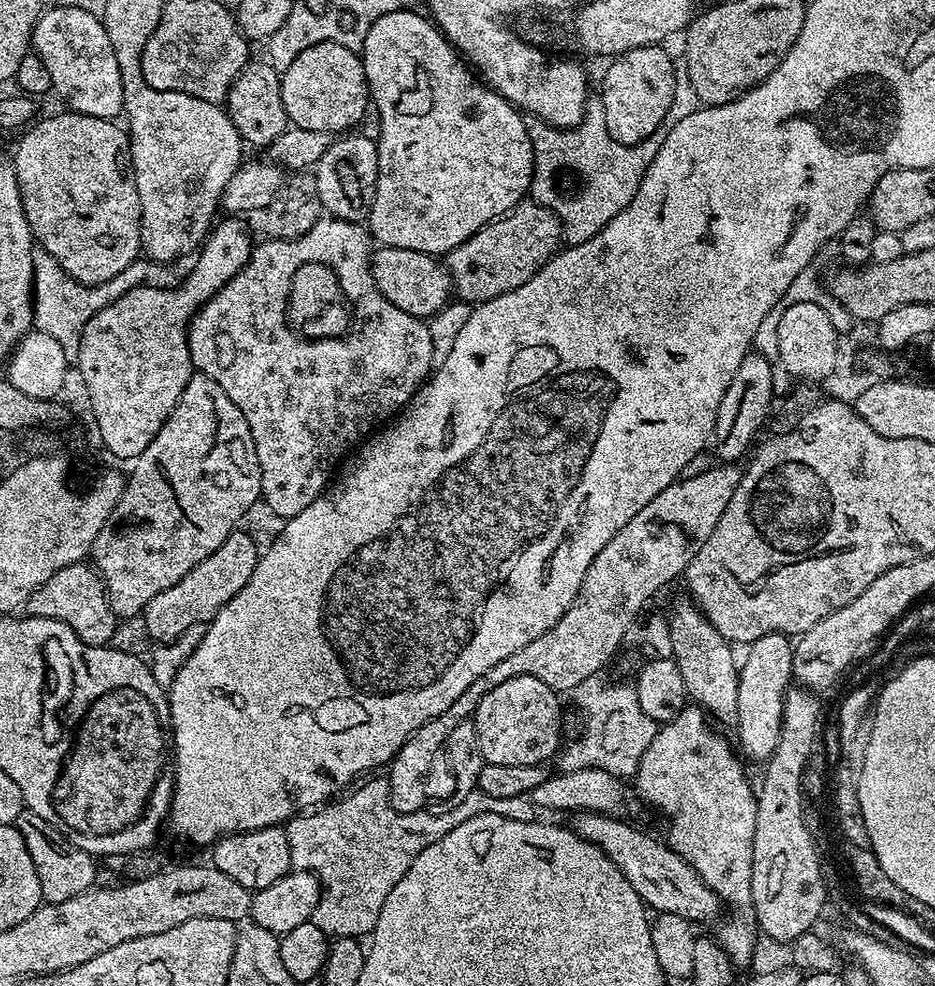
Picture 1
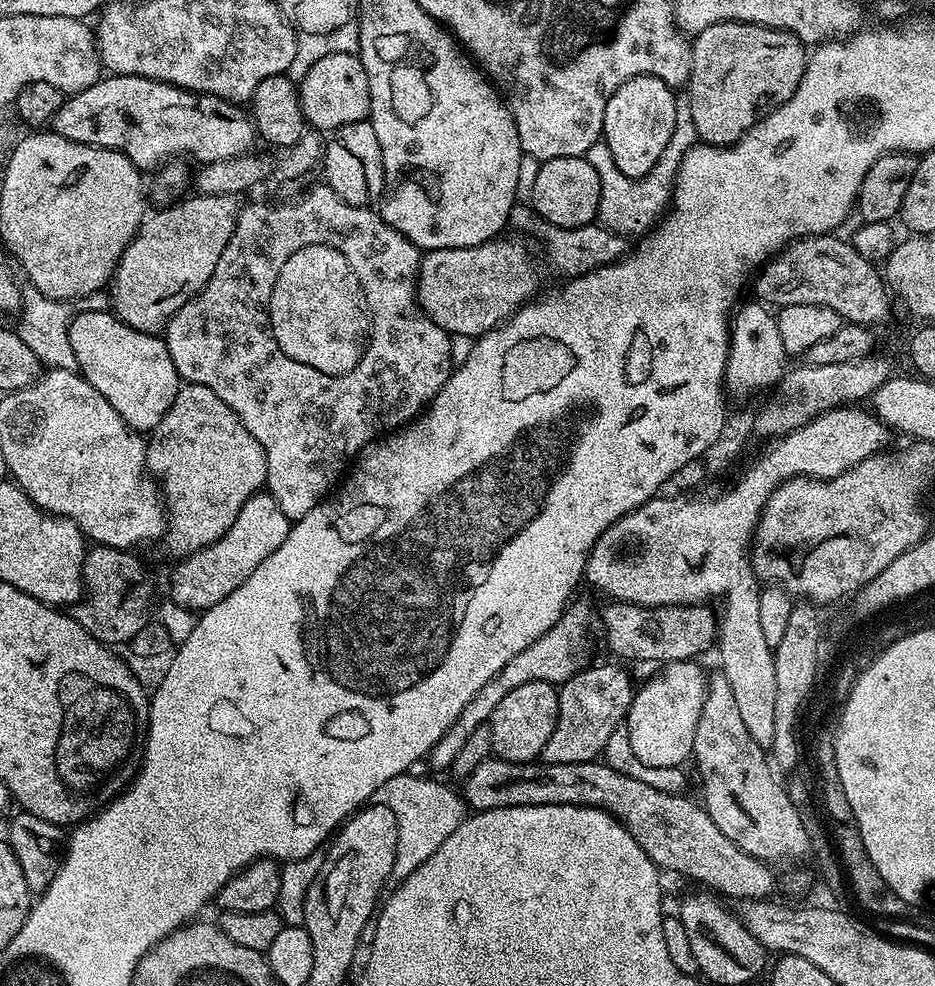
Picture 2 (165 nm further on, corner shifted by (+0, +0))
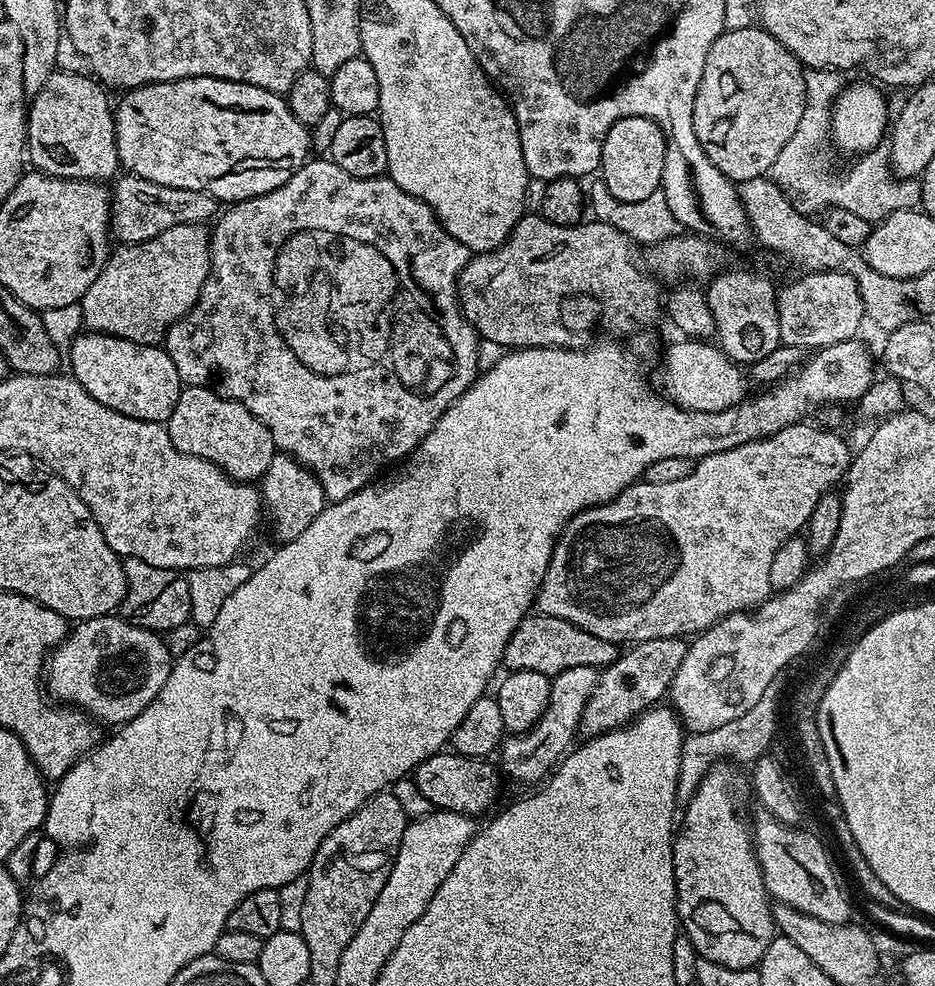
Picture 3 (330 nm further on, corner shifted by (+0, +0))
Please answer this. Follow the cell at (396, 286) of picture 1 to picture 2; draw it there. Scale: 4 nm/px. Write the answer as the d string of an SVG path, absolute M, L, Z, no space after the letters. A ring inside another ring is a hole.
M504 239L488 240L477 248L433 248L421 255L416 298L424 315L444 332L485 336L537 295L540 276L527 246L520 240Z

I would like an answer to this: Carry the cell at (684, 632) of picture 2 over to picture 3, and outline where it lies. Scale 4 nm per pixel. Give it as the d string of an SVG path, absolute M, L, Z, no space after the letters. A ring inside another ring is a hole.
M529 614L510 634L502 664L508 672L534 670L551 678L562 670L571 670L573 666L590 666L603 670L616 661L617 655L617 645L609 640L594 638L594 634L586 634L586 630L574 626L574 622L553 616Z

